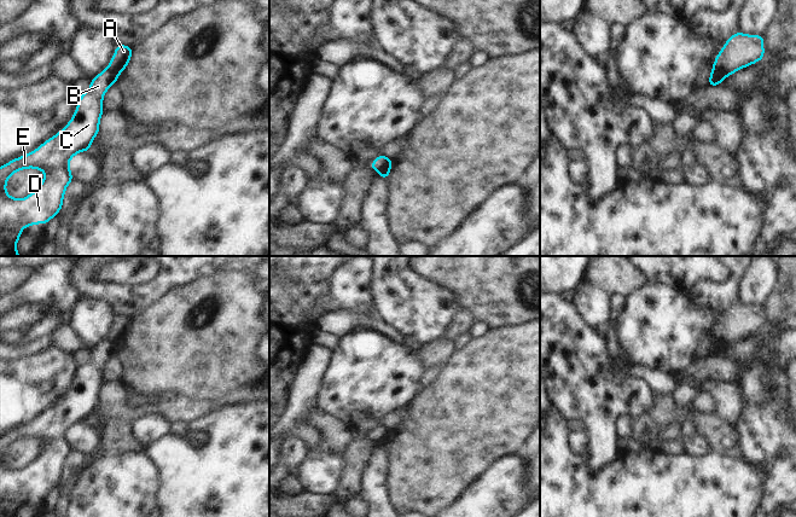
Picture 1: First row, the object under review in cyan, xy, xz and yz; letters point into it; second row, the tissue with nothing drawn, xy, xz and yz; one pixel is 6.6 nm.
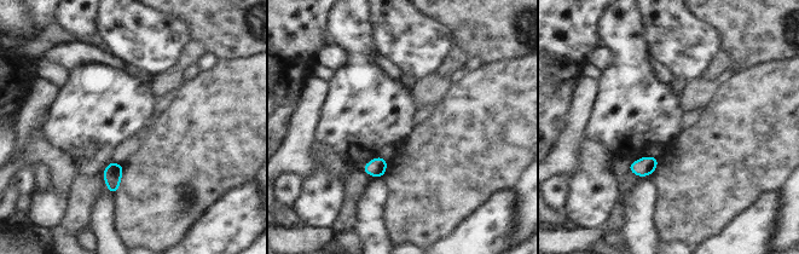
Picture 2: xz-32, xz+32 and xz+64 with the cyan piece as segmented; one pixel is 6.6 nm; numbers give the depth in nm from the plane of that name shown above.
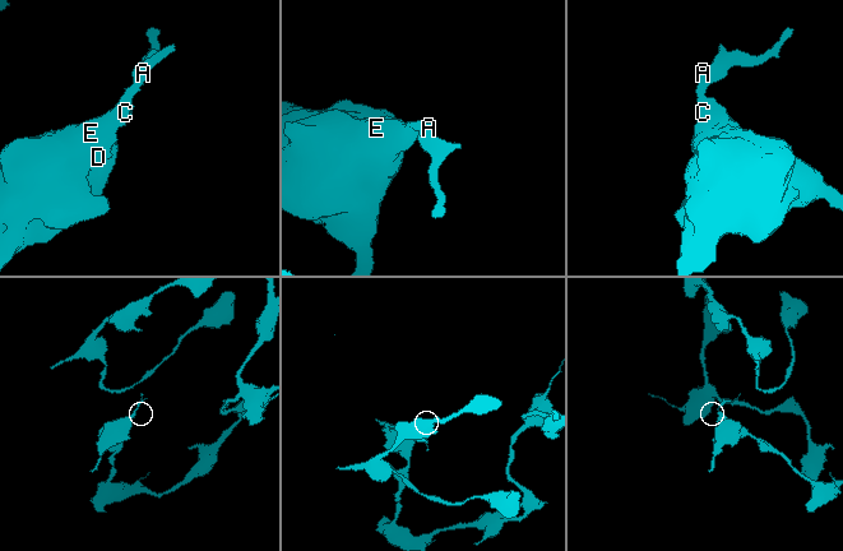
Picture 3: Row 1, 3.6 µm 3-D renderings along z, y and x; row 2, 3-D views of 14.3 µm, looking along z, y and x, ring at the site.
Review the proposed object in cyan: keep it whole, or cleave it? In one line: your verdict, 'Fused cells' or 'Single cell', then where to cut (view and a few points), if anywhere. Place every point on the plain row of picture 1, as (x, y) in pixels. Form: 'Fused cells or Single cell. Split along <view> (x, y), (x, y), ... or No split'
Fused cells. Split along xz (391, 431), (377, 441)

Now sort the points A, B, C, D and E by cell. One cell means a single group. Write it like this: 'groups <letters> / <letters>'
groups A / B C D E

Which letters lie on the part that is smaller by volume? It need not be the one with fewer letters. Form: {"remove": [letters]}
{"remove": ["A"]}

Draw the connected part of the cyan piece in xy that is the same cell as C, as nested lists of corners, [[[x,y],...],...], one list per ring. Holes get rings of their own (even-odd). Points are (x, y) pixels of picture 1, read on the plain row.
[[[105,339],[98,347],[91,350],[91,359],[82,366],[77,373],[77,379],[71,391],[54,407],[41,414],[33,423],[19,429],[10,431],[0,437],[0,517],[16,517],[25,496],[35,494],[48,494],[56,487],[63,476],[65,459],[74,451],[69,441],[69,431],[74,425],[89,422],[92,411],[99,403],[99,391],[103,379],[103,367],[108,359],[116,355],[118,344]],[[36,438],[45,443],[45,449],[40,458],[31,463],[27,469],[14,470],[6,464],[7,449],[19,440]]]

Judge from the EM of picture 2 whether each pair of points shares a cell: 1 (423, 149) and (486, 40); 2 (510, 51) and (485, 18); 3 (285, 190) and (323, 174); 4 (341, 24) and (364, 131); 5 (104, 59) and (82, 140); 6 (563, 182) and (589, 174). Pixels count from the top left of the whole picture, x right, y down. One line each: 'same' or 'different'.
1: different
2: same
3: different
4: same
5: different
6: different

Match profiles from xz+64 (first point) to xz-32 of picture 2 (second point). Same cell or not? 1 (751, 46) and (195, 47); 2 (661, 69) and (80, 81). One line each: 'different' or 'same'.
1: different
2: different

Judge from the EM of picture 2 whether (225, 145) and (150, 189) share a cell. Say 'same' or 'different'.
same

